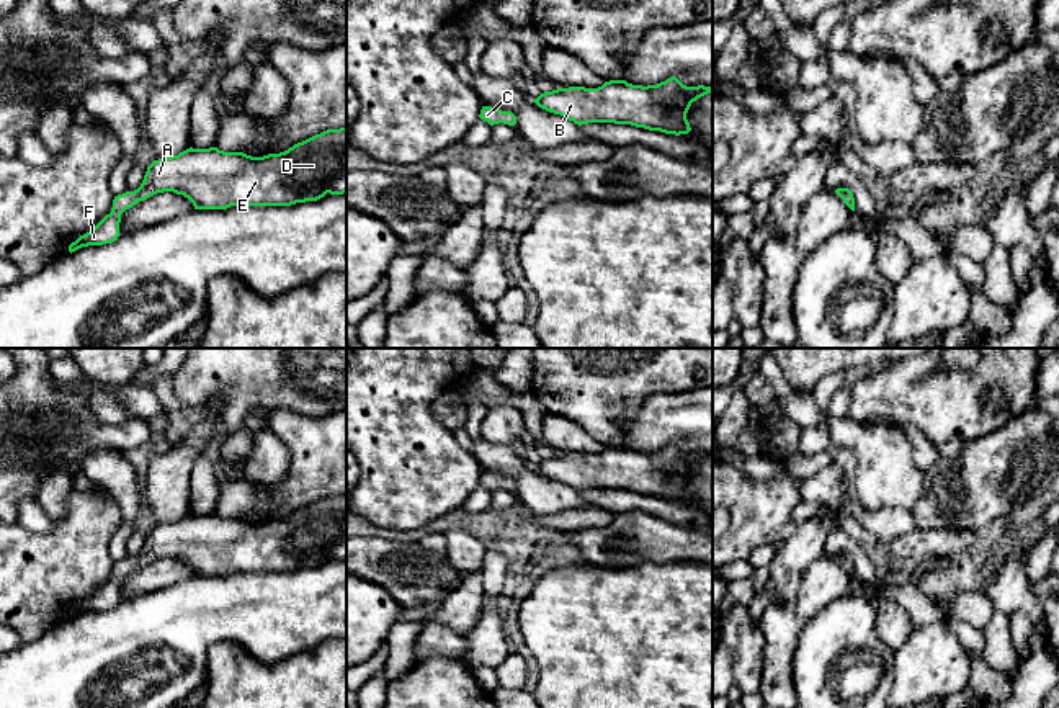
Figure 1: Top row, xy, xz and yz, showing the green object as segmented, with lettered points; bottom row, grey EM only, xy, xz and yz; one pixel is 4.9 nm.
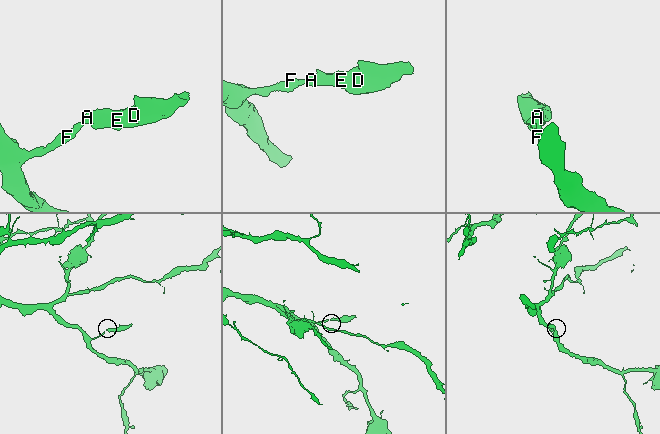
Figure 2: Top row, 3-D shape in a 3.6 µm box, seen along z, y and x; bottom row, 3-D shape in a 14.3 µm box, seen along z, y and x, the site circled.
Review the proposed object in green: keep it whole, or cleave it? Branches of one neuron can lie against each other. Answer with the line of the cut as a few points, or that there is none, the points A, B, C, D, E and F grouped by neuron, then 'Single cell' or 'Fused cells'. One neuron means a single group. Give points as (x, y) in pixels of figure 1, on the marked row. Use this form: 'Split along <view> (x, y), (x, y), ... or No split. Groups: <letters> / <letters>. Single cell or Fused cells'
No split. Groups: A B C D E F. Single cell

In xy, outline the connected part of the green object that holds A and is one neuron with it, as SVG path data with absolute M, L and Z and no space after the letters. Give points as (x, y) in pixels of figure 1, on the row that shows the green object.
M346 128L327 129L284 152L263 157L190 147L178 155L154 160L141 186L114 196L111 213L72 242L69 252L118 240L121 214L163 191L183 195L194 209L291 206L317 201L327 193L343 195Z

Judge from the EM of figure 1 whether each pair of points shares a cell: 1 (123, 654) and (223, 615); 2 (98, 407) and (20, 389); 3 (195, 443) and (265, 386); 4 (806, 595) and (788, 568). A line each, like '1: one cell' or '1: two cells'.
1: one cell
2: two cells
3: two cells
4: two cells

